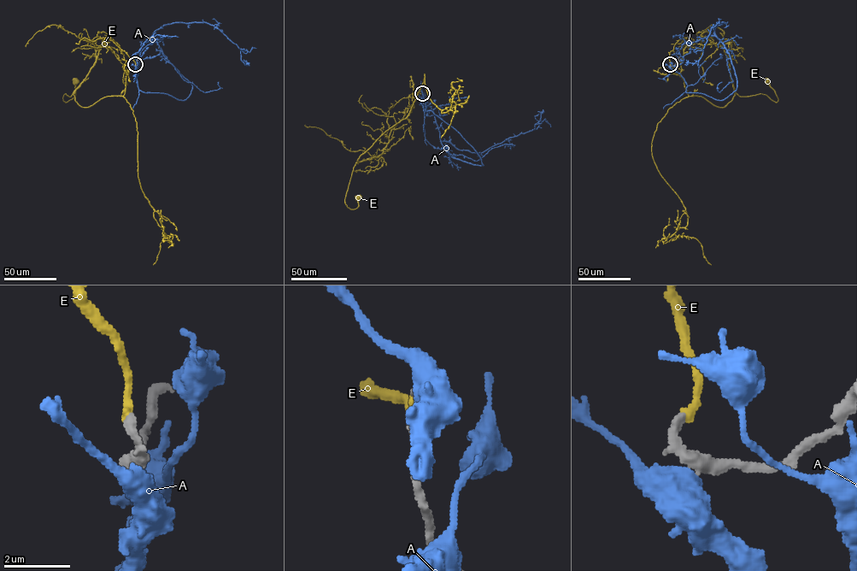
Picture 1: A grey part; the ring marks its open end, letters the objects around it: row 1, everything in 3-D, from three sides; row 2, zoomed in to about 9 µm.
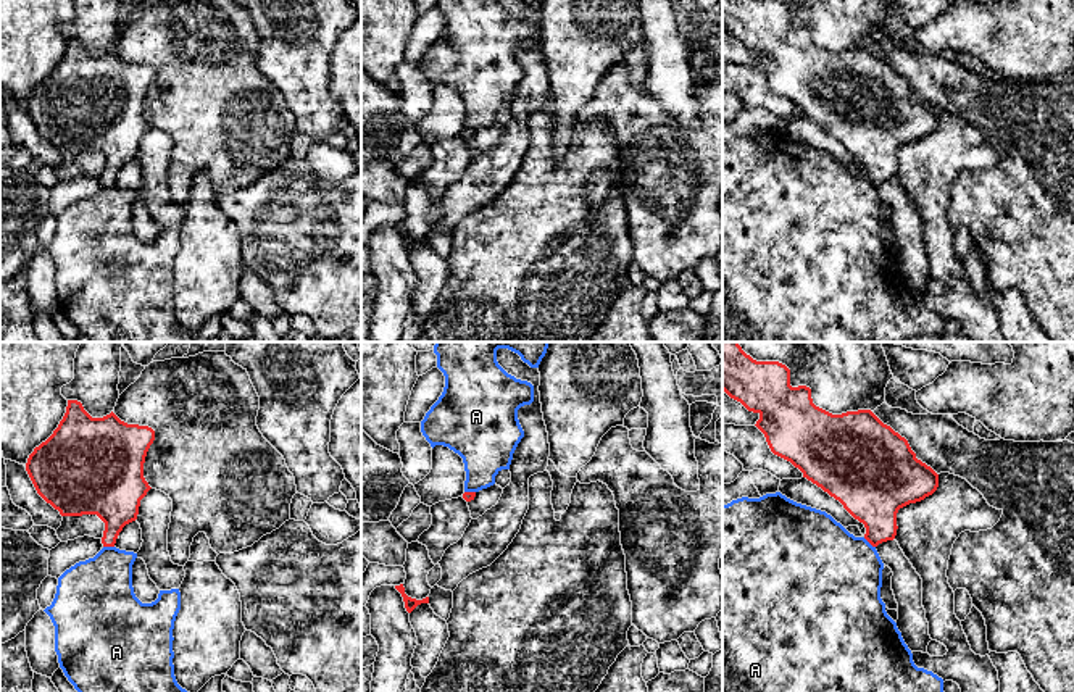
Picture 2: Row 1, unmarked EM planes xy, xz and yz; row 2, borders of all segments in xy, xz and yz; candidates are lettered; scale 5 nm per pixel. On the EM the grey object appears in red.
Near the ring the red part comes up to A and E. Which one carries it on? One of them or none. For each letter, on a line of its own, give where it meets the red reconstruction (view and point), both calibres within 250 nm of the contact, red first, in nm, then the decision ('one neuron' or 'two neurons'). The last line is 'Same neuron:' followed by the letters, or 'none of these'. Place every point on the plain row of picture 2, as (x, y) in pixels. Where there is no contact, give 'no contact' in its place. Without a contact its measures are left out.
A: contact yz (870, 181); calibres 320 and 460 nm; two neurons
E: no contact; one neuron
Same neuron: E

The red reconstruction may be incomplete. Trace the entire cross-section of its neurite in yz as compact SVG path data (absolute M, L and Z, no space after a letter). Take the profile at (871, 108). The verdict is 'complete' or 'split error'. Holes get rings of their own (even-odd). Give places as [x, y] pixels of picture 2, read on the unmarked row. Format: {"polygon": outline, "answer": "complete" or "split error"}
{"polygon": "M722 0L722 29L748 50L758 52L756 66L764 73L771 90L803 111L803 116L839 139L843 147L864 163L864 177L877 186L897 174L900 147L924 139L939 126L939 113L916 97L908 79L884 63L871 48L832 53L813 42L811 27L790 24L790 8L779 0Z", "answer": "complete"}

